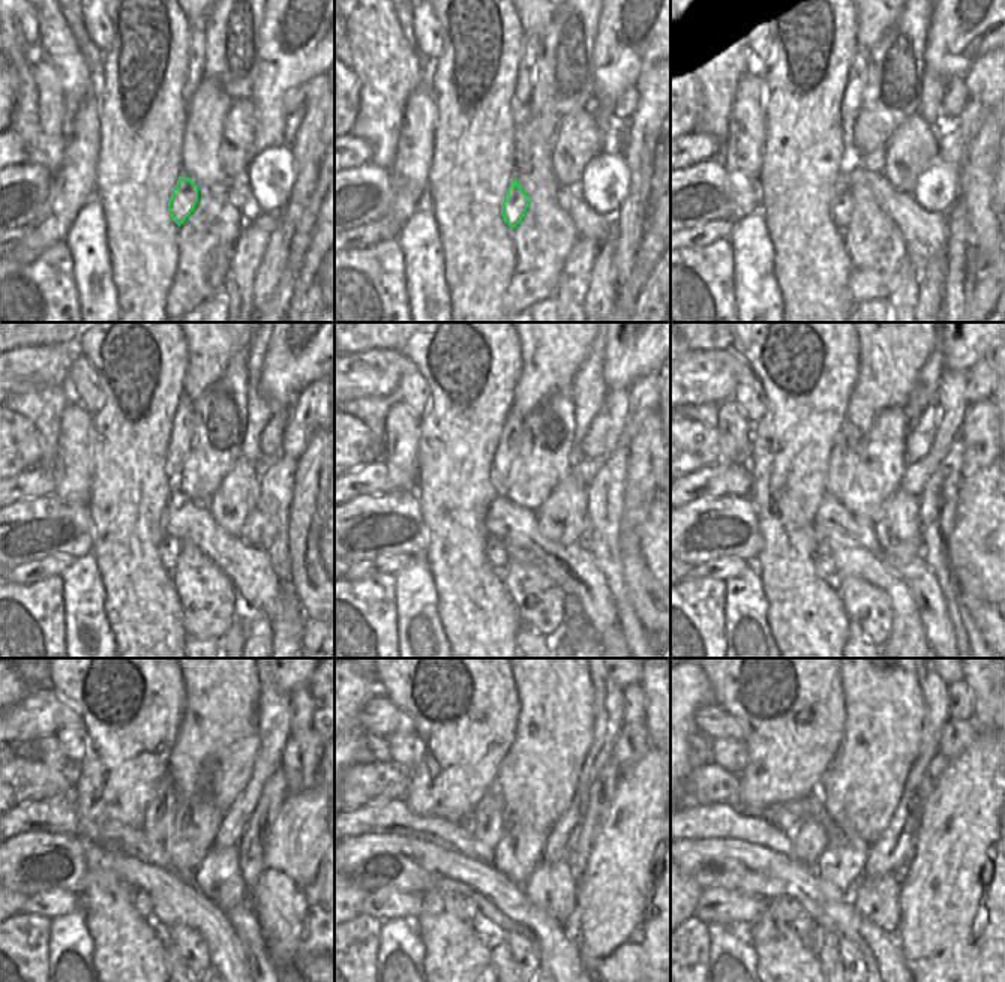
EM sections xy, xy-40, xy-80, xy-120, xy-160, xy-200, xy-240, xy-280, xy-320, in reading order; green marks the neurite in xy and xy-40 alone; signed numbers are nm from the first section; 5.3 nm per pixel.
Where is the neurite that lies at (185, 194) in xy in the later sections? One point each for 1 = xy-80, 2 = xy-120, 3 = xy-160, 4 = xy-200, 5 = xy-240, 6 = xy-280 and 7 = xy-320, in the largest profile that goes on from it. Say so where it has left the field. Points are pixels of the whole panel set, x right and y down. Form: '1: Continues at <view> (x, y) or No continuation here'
1: Continues at xy-80 (842, 209)
2: Continues at xy-120 (170, 547)
3: Continues at xy-160 (495, 552)
4: Continues at xy-200 (825, 567)
5: Continues at xy-240 (141, 901)
6: Continues at xy-280 (464, 907)
7: Continues at xy-320 (783, 909).

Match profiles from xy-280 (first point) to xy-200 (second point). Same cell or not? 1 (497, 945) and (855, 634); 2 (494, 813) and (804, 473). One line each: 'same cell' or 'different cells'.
1: same cell
2: different cells

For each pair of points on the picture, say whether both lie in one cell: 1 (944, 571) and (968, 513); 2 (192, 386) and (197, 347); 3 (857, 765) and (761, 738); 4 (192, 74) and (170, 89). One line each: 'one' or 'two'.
1: two
2: one
3: two
4: two

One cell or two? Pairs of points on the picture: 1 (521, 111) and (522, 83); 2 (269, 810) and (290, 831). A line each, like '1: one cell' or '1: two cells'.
1: one cell
2: two cells

